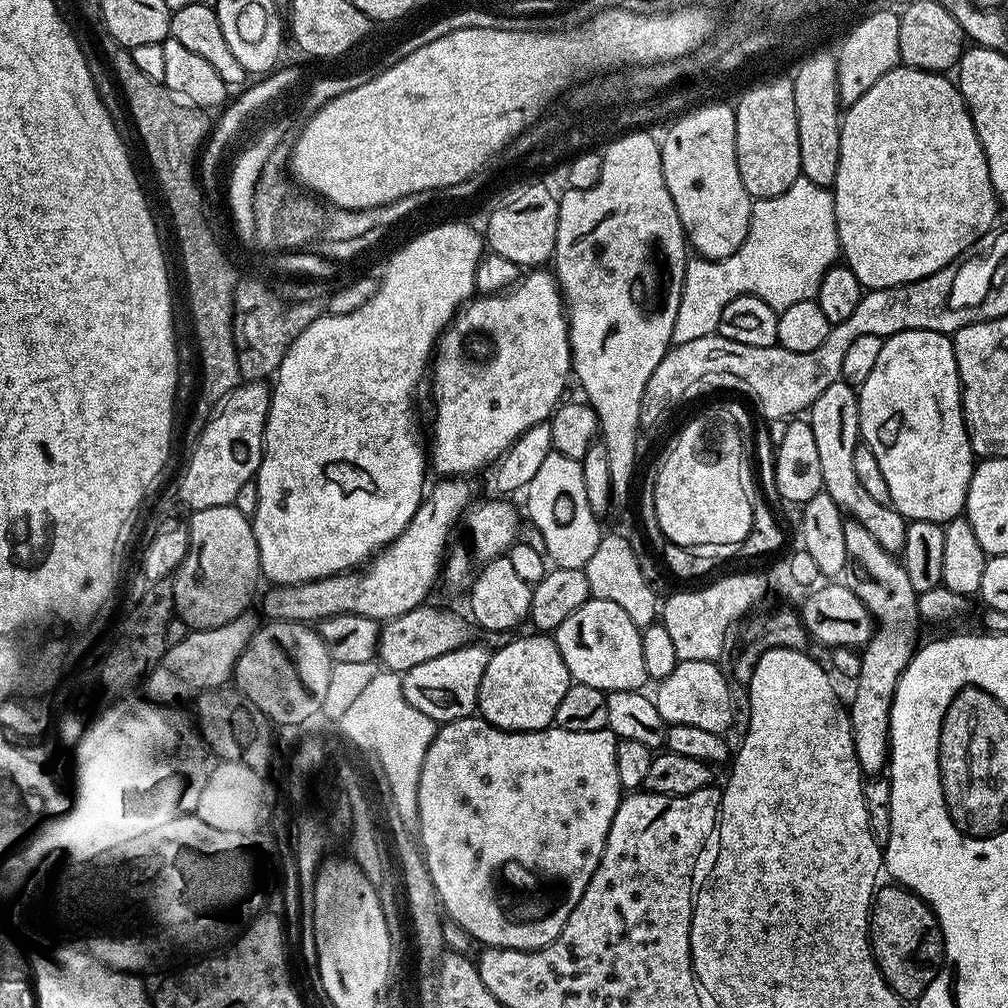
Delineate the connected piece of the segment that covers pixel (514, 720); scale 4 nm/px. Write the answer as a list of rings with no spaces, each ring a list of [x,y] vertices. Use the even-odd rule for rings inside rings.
[[[548,634],[520,636],[509,644],[493,651],[488,658],[486,674],[482,674],[482,686],[478,690],[478,712],[486,722],[507,732],[541,732],[556,719],[558,702],[562,702],[570,683],[568,667],[558,650],[555,639]]]

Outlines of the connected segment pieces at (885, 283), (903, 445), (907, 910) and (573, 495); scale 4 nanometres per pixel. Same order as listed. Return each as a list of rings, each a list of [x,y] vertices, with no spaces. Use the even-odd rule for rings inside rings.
[[[897,66],[891,68],[858,102],[847,105],[840,122],[840,157],[838,158],[838,174],[834,185],[834,214],[837,220],[837,234],[840,239],[840,251],[843,263],[858,278],[858,282],[866,290],[873,288],[893,288],[909,284],[915,280],[926,278],[938,270],[942,270],[950,262],[954,262],[978,238],[993,231],[997,223],[998,205],[994,186],[990,186],[990,170],[986,166],[986,154],[982,150],[982,142],[978,142],[978,134],[974,130],[974,122],[968,113],[966,102],[962,98],[959,87],[948,81],[947,75],[938,72],[923,72],[921,68]]]
[[[906,330],[885,339],[870,378],[859,385],[860,434],[863,443],[878,458],[882,478],[890,489],[890,503],[905,520],[925,520],[945,525],[964,512],[974,467],[974,453],[964,424],[960,398],[960,375],[952,336],[934,330]]]
[[[888,882],[888,885],[877,887],[875,896],[872,897],[872,910],[868,913],[868,940],[872,943],[872,957],[876,960],[878,970],[882,974],[884,981],[894,990],[894,994],[905,1002],[919,1001],[920,996],[934,982],[934,978],[940,974],[940,967],[944,964],[944,935],[940,929],[938,918],[932,913],[932,907],[925,902],[921,896],[915,896],[908,888],[902,888],[895,882]]]
[[[551,451],[526,489],[527,517],[542,532],[545,553],[557,568],[585,569],[603,538],[597,513],[590,510],[582,462]]]

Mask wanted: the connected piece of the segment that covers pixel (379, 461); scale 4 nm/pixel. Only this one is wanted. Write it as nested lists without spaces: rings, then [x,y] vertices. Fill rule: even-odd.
[[[440,224],[437,228],[428,228],[421,236],[416,236],[409,242],[405,248],[400,248],[392,256],[392,261],[384,268],[384,277],[379,277],[376,292],[368,299],[365,304],[358,306],[358,310],[354,310],[350,314],[342,314],[341,316],[334,316],[331,314],[321,314],[317,320],[310,322],[310,326],[306,326],[306,330],[302,330],[302,334],[298,334],[298,338],[294,338],[292,345],[286,350],[286,354],[282,358],[279,368],[274,373],[274,381],[270,388],[270,395],[272,401],[268,407],[268,417],[266,418],[266,426],[264,427],[264,453],[260,459],[260,465],[254,477],[254,483],[258,490],[258,510],[254,510],[254,514],[250,518],[252,521],[252,529],[254,530],[254,538],[258,542],[258,558],[260,559],[260,570],[263,579],[269,585],[274,584],[301,584],[302,582],[310,582],[318,578],[326,578],[327,576],[336,576],[340,572],[350,572],[359,569],[361,566],[368,563],[373,555],[385,548],[394,538],[398,538],[398,534],[402,534],[402,530],[406,530],[406,526],[410,522],[410,518],[414,518],[414,514],[418,510],[418,506],[424,500],[426,495],[426,484],[424,488],[424,471],[427,473],[430,468],[430,460],[426,455],[426,440],[420,437],[420,424],[416,421],[416,387],[420,384],[420,379],[425,379],[426,373],[430,368],[430,361],[434,355],[436,341],[448,327],[452,317],[460,311],[461,307],[473,299],[476,292],[476,271],[480,265],[480,257],[485,255],[486,244],[480,236],[468,224]]]

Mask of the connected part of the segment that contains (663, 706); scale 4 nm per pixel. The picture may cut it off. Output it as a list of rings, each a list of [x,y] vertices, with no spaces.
[[[681,660],[671,674],[655,685],[654,699],[665,725],[698,726],[721,734],[732,724],[732,688],[719,663],[710,660]]]

